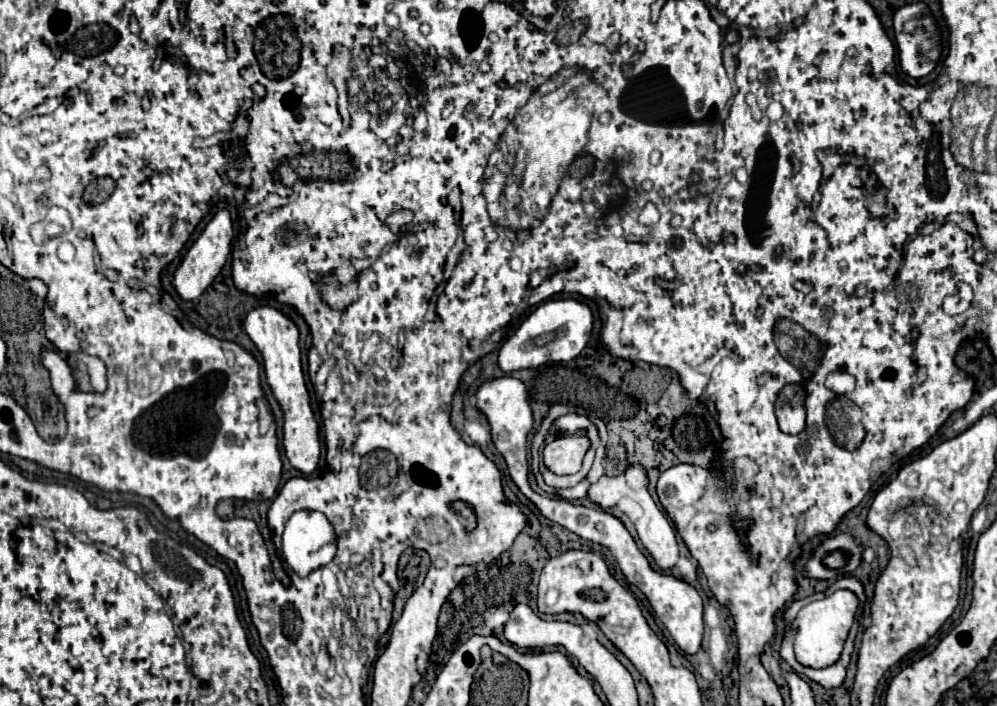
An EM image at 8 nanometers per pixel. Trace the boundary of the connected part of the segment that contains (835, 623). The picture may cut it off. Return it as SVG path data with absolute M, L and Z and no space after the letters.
M834 592L824 600L810 602L808 606L804 606L794 618L794 626L798 628L796 640L794 640L796 660L802 666L810 666L810 668L826 668L834 664L840 658L844 640L854 620L856 606L858 606L858 598L852 592Z

